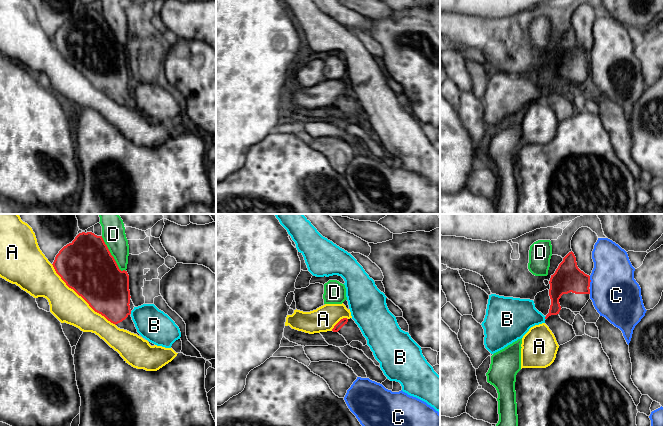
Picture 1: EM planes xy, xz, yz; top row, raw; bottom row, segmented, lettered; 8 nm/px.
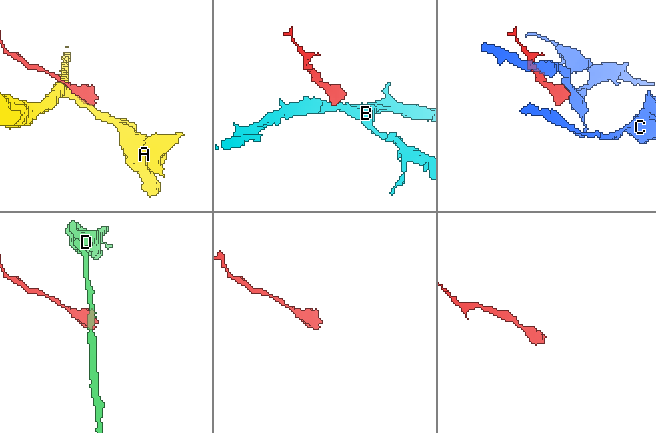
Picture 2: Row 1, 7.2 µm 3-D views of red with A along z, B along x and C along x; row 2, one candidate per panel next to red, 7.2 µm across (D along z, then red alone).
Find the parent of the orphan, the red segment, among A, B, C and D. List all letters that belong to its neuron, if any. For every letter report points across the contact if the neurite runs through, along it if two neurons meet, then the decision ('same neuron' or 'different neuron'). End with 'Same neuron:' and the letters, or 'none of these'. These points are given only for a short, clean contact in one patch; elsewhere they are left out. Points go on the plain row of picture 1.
A: different neuron
B: along yz (546, 92), (545, 95) | different neuron
C: different neuron
D: different neuron
Same neuron: none of these

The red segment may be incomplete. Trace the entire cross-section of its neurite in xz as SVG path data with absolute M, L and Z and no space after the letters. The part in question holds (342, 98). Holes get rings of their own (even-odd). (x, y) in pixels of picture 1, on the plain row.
M343 94L341 95L332 105L333 108L338 108L340 111L342 111L345 116L347 117L348 121L352 117L359 117L363 120L363 122L367 121L367 116L363 112L360 104L355 99L355 97L350 94Z

